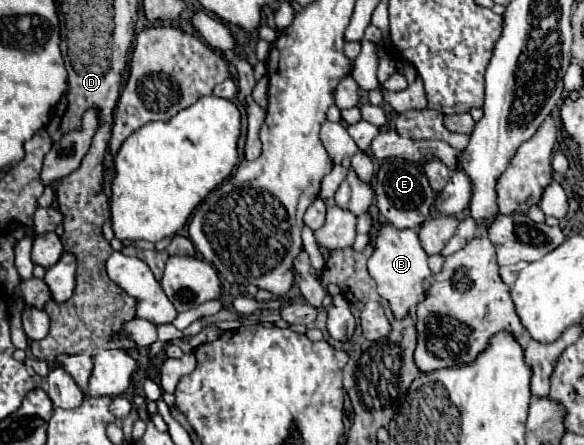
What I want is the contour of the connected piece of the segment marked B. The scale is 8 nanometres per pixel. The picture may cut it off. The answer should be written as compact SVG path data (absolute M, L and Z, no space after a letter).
M391 225L381 227L379 237L375 241L375 251L369 257L369 275L377 283L377 291L383 299L389 301L389 307L393 311L395 319L405 319L413 313L413 309L427 299L425 281L431 279L433 271L427 265L427 253L423 251L417 231L413 229L395 229Z

